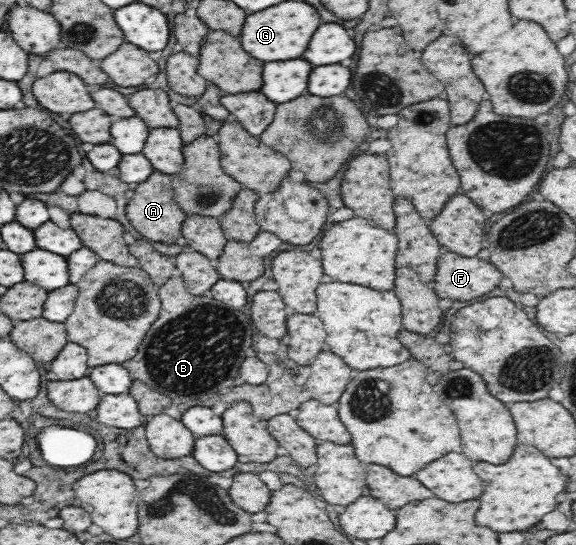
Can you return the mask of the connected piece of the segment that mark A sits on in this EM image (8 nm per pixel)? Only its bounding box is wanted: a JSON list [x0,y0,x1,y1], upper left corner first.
[126,174,187,246]

